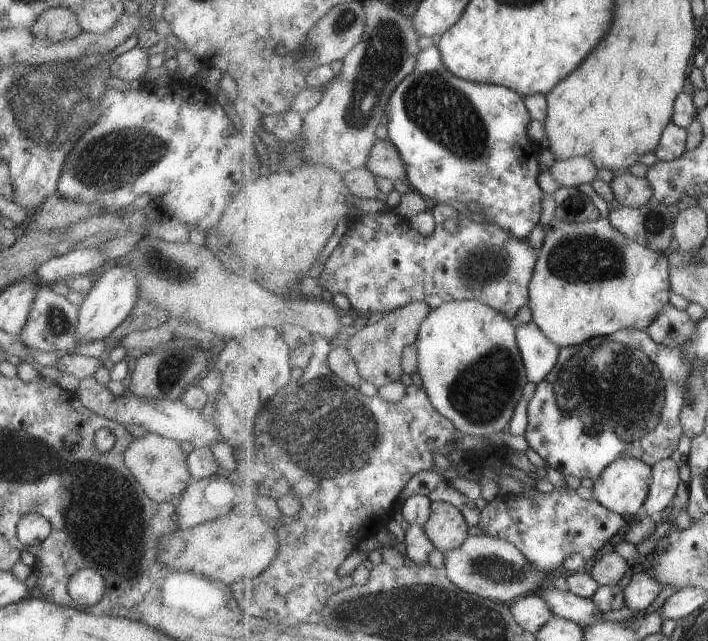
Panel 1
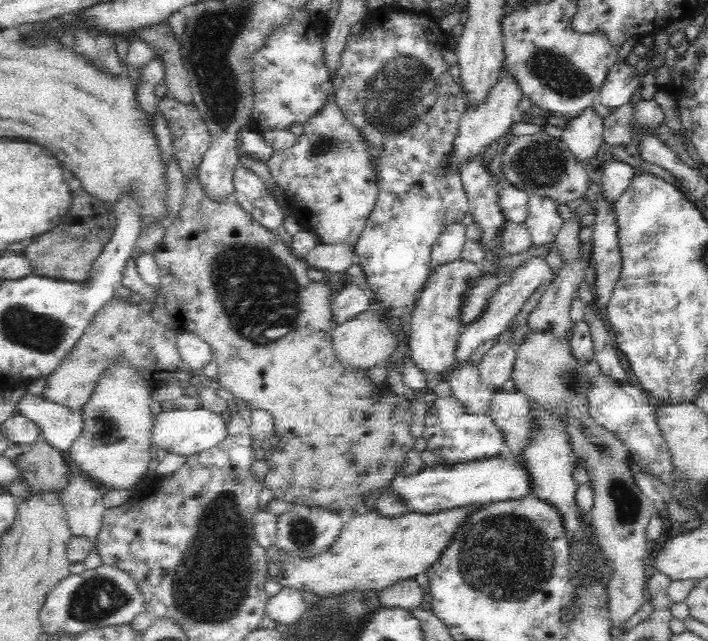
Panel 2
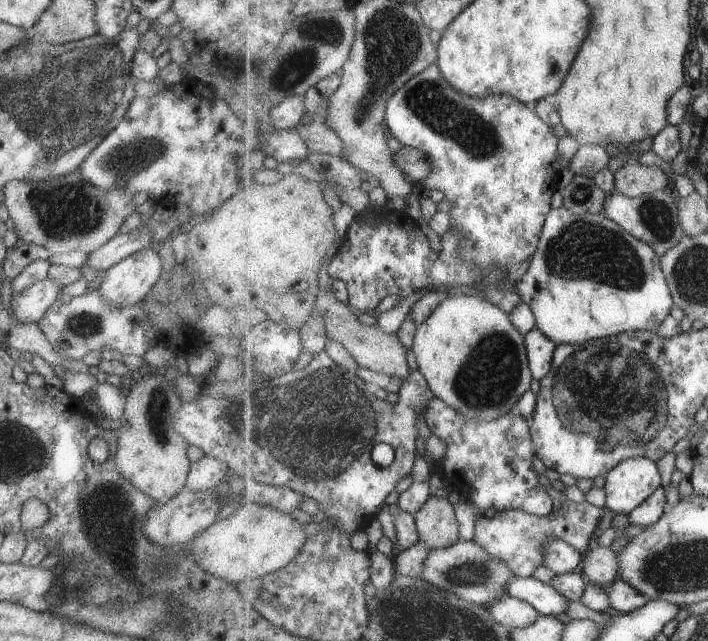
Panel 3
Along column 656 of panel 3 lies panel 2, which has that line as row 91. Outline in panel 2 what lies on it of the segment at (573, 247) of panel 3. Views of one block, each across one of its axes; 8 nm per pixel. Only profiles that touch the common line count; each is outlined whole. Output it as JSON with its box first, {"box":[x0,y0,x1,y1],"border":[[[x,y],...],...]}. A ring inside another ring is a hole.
{"box":[251,4,332,132],"border":[[[306,4],[292,9],[282,24],[269,30],[263,46],[253,53],[251,120],[257,132],[289,131],[294,124],[304,124],[326,108],[332,91],[325,53],[330,24],[323,21],[323,16],[312,14]]]}

